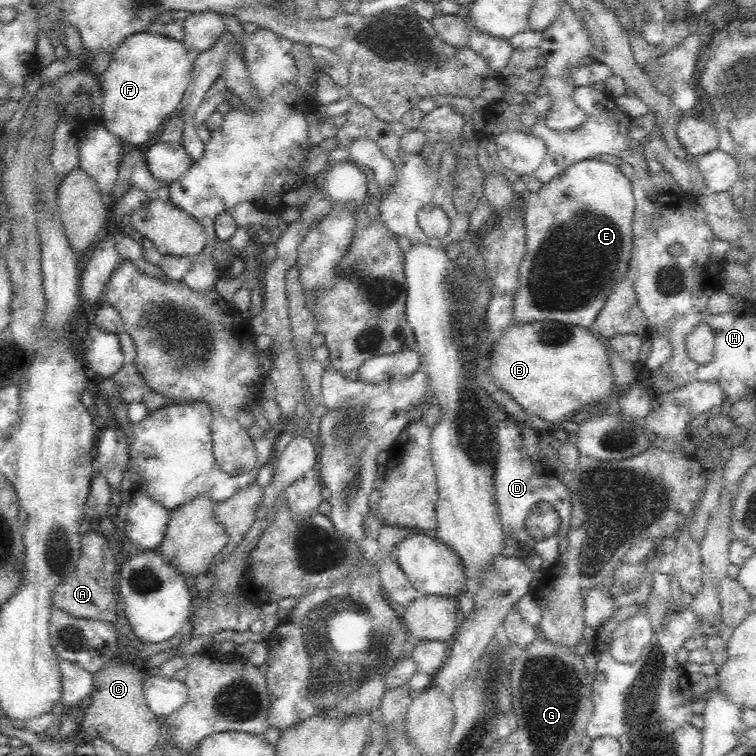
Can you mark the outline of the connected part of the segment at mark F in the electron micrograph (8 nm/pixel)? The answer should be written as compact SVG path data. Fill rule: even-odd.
M140 32L123 39L113 52L112 60L100 78L102 90L101 122L123 144L140 147L151 138L157 138L167 118L179 107L188 88L193 62L188 58L189 50L182 41L172 40L152 32Z

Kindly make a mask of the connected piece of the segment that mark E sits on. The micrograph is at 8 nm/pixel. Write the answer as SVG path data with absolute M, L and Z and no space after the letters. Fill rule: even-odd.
M600 159L581 160L576 164L567 166L561 173L558 173L550 182L543 184L537 192L531 192L521 200L524 208L526 246L523 260L519 267L518 286L513 292L515 299L514 321L530 322L535 320L559 321L564 324L590 329L602 307L608 301L614 288L627 276L629 263L634 254L634 244L632 235L633 219L635 215L635 198L631 180L628 179L620 169L614 164Z

